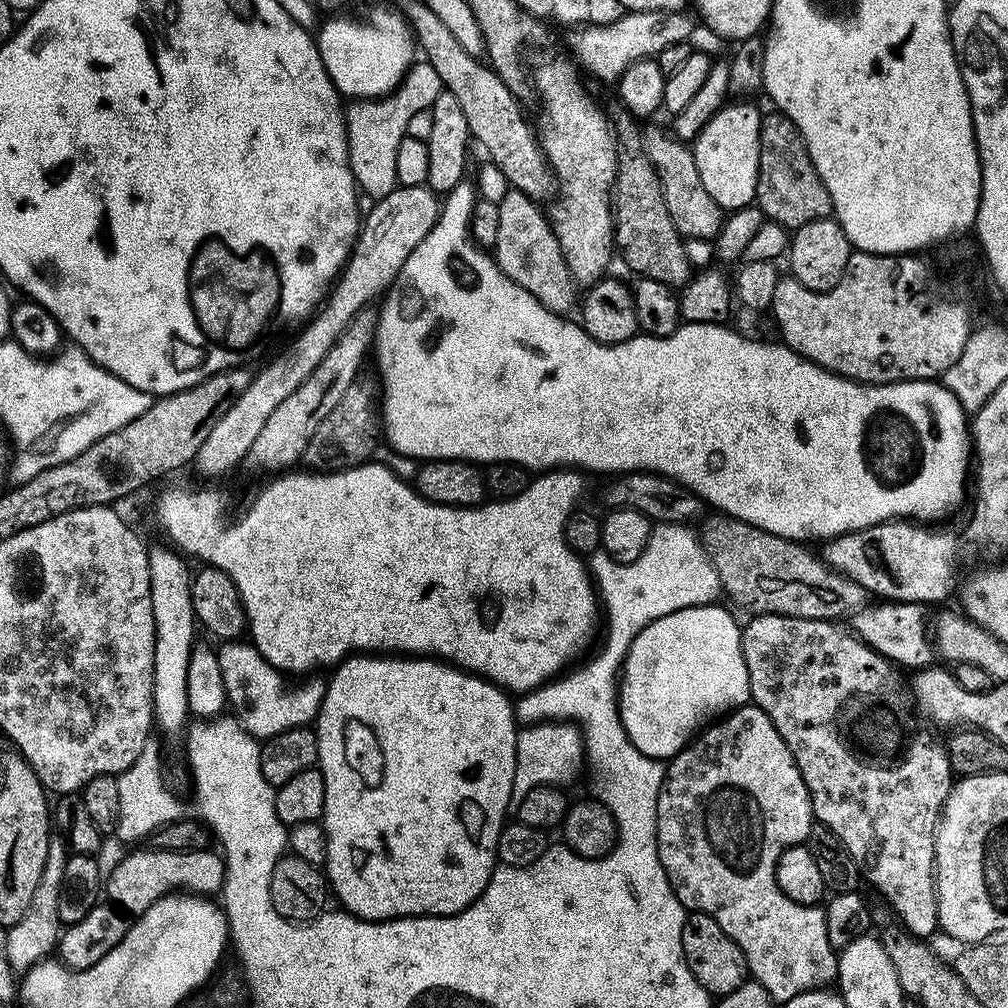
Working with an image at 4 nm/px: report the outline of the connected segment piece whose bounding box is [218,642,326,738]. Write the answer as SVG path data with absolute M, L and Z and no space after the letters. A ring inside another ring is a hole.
M224 642L218 651L222 682L225 684L227 703L244 711L243 731L253 738L271 738L297 724L307 725L317 719L320 704L324 701L325 681L308 680L296 688L296 716L284 701L284 680L280 669L273 668L251 643Z

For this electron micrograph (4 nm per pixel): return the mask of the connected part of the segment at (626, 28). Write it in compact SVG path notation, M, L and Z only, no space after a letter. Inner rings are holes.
M628 12L620 19L600 22L597 28L584 26L580 32L580 64L600 80L619 81L620 76L639 60L655 58L666 46L683 44L692 32L692 20L684 12Z

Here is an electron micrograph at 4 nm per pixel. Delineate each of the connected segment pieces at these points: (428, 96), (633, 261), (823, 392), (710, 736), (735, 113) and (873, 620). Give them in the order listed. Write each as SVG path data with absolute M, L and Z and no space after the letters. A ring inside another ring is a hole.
M425 60L415 61L392 95L383 98L360 98L346 108L348 157L352 176L361 193L373 201L386 198L398 186L397 153L400 142L409 131L412 118L429 111L444 90L440 76Z
M619 100L606 108L609 120L616 134L616 182L611 191L612 210L614 213L614 244L618 249L618 256L628 266L629 270L636 273L637 277L653 279L667 286L683 286L688 283L693 275L694 267L687 258L685 237L674 226L670 218L670 210L666 208L666 198L662 192L660 179L655 166L650 162L644 146L644 134L640 132L639 121L633 116L627 107Z
M460 183L447 193L436 225L430 234L426 234L426 238L422 238L422 242L418 242L410 258L406 258L383 297L380 320L378 316L374 324L374 352L376 348L378 368L384 378L382 436L387 447L401 452L403 456L411 456L417 462L466 460L480 466L518 464L525 470L564 470L571 466L585 473L659 473L699 497L705 505L713 504L716 507L713 509L723 515L797 542L827 542L833 536L859 532L897 518L940 522L936 520L950 515L963 502L964 479L970 476L970 420L959 398L943 383L902 379L897 384L861 384L859 380L848 380L835 372L827 372L783 343L763 344L740 332L731 332L724 324L684 322L669 336L637 334L621 344L603 344L591 337L579 323L571 324L568 318L550 311L538 298L505 276L495 263L484 264L483 258L476 253L478 248L470 235L472 210L477 203L478 193L471 183ZM456 255L460 255L470 267L476 268L473 280L463 280L456 273L452 265Z
M745 706L725 715L719 722L713 723L707 730L701 731L677 756L673 756L667 765L664 786L660 790L656 807L656 849L664 872L668 876L672 892L685 909L704 912L707 916L716 919L718 926L722 926L722 930L726 930L728 937L744 951L751 979L755 983L761 984L776 1002L790 1000L799 992L831 985L837 979L838 952L828 940L823 911L816 906L795 904L790 898L784 896L784 892L776 884L778 858L784 853L785 848L807 841L807 836L812 832L812 824L814 825L812 800L808 796L806 782L802 782L802 774L782 738L782 734L778 734L774 722L770 722L767 714L758 707Z
M750 102L732 103L714 113L692 148L692 157L696 160L702 186L706 186L706 194L710 194L710 198L725 210L746 208L755 201L760 157L762 112L754 105L746 104Z
M872 602L851 617L851 631L868 644L878 655L893 665L919 670L933 663L934 640L930 635L930 624L924 621L925 605L903 602Z

